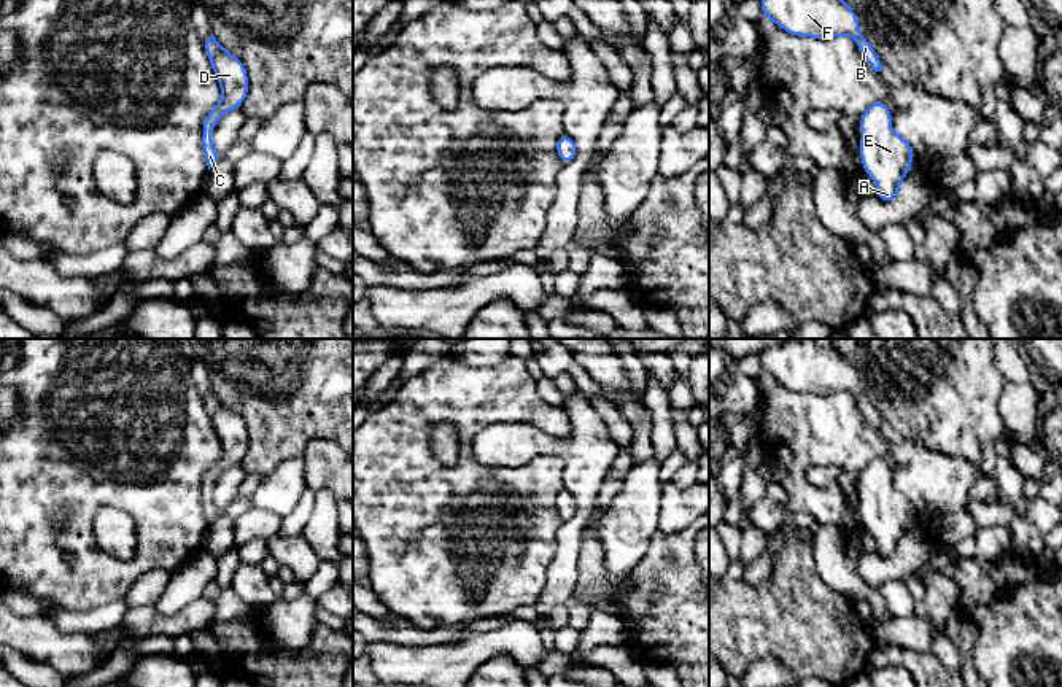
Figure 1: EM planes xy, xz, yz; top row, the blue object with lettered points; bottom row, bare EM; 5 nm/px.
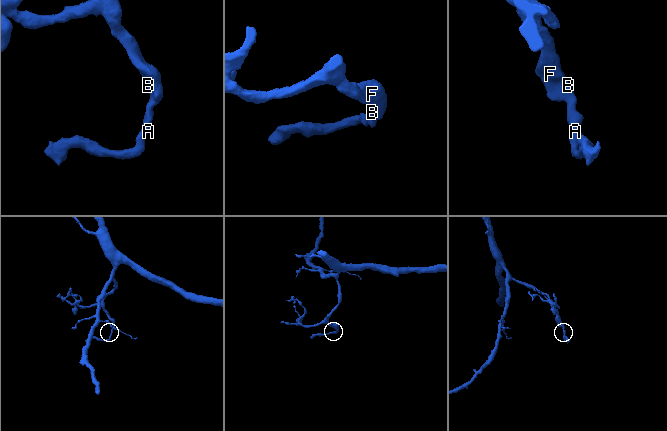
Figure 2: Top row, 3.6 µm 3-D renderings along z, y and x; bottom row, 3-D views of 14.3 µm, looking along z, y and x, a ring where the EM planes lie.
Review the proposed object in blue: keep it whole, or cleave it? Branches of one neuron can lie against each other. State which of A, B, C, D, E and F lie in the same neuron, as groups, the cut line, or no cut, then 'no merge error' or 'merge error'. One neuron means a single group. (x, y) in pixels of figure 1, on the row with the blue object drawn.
A B C D E F | no cut | no merge error

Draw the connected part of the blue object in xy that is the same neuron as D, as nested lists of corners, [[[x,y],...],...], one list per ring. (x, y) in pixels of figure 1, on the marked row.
[[[213,33],[205,41],[205,49],[223,89],[223,100],[205,116],[202,129],[202,149],[210,170],[219,159],[213,148],[211,129],[224,113],[240,108],[248,94],[248,76],[245,65],[227,52]]]

